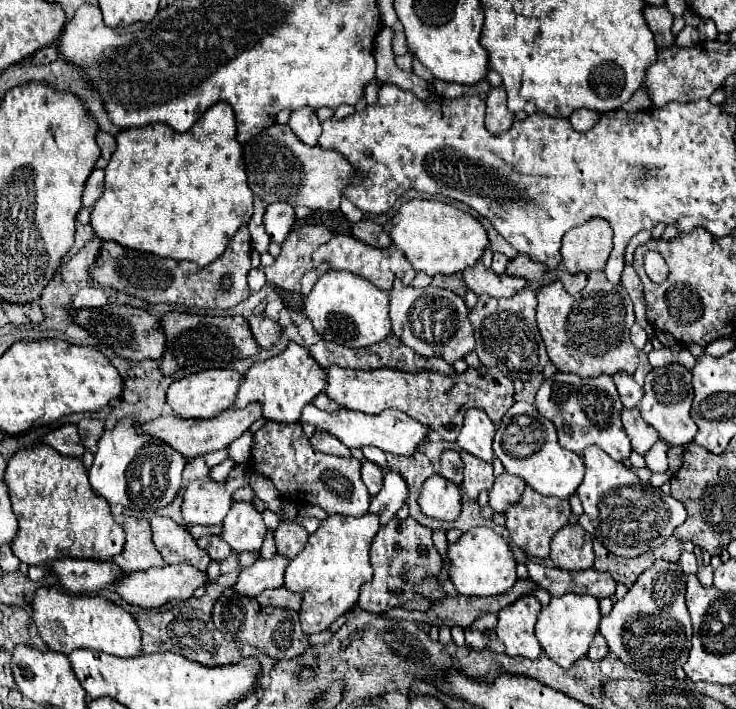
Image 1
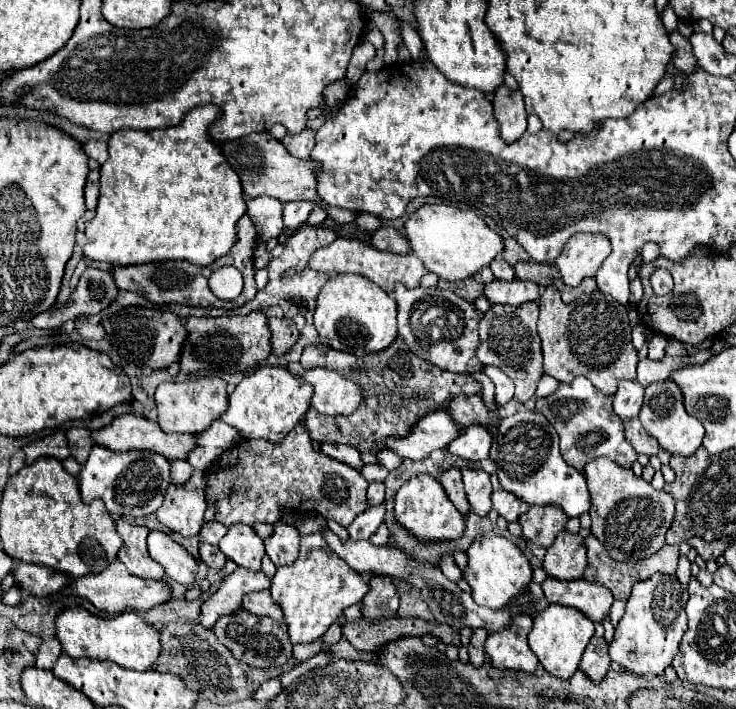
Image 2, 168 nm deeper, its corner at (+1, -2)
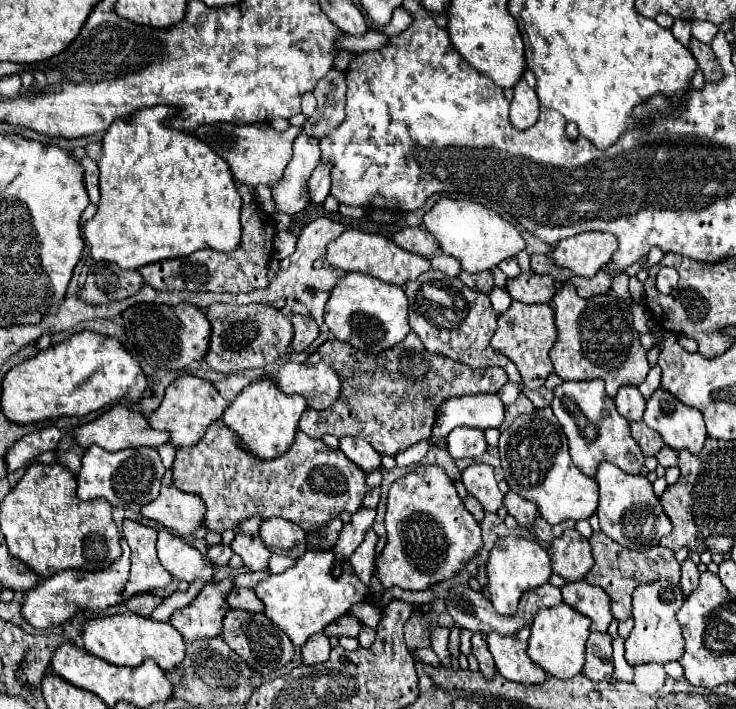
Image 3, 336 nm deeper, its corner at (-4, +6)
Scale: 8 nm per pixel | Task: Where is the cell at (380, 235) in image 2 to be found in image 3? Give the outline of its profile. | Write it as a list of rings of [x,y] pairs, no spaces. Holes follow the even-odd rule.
[[[420,226],[402,228],[400,232],[396,232],[392,236],[392,242],[396,246],[408,250],[408,252],[414,252],[414,254],[420,254],[420,256],[426,256],[426,258],[430,258],[438,248],[438,244],[434,244],[434,236]]]

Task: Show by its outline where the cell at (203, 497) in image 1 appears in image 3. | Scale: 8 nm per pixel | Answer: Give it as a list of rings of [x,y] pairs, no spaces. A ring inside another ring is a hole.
[[[172,484],[162,486],[160,496],[154,502],[142,506],[140,512],[178,536],[190,536],[204,526],[206,504],[202,498],[198,498],[198,494],[182,492]]]

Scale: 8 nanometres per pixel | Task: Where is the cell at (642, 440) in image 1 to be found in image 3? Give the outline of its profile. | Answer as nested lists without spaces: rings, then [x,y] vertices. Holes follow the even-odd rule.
[[[642,420],[640,422],[630,422],[630,428],[632,428],[632,438],[638,442],[644,456],[656,454],[664,446],[664,440],[660,438],[660,434],[656,430],[648,428]]]

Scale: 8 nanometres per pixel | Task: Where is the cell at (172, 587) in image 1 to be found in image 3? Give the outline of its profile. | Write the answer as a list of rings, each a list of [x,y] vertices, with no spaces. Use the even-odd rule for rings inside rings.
[[[123,537],[120,544],[122,555],[106,570],[100,570],[100,572],[64,570],[64,572],[58,572],[58,574],[46,578],[46,580],[40,580],[38,586],[28,590],[28,596],[22,602],[22,616],[34,628],[50,628],[50,626],[58,626],[58,624],[70,620],[78,612],[78,608],[102,610],[102,608],[108,608],[108,606],[122,604],[124,586],[128,582],[131,550]]]

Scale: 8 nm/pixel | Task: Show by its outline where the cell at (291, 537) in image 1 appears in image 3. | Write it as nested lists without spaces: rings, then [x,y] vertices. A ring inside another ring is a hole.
[[[268,518],[260,526],[260,538],[270,552],[300,558],[306,552],[306,532],[292,520]]]

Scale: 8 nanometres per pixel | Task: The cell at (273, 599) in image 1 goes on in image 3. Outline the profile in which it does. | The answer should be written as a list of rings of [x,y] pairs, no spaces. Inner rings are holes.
[[[234,588],[230,598],[228,598],[232,610],[242,608],[248,612],[262,612],[264,610],[264,602],[258,598],[258,594],[252,588]]]

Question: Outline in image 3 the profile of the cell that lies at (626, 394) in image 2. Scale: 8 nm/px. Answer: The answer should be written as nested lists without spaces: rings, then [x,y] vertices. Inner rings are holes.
[[[622,386],[616,394],[616,408],[626,420],[642,420],[644,414],[644,396],[636,386]]]

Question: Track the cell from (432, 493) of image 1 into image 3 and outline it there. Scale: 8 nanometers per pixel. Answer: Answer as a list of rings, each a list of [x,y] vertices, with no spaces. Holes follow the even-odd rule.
[[[418,466],[406,476],[398,478],[388,494],[388,510],[384,522],[388,530],[388,540],[382,554],[376,556],[376,570],[374,570],[374,576],[384,584],[384,588],[400,586],[412,592],[426,590],[436,582],[452,578],[482,546],[480,524],[464,508],[452,480],[440,466]]]

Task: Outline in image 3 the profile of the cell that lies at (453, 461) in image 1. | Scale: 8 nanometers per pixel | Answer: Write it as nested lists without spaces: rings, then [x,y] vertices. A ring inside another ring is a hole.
[[[454,480],[454,486],[456,486],[456,490],[458,490],[458,496],[462,498],[462,502],[464,502],[464,506],[468,508],[468,512],[480,522],[482,520],[482,516],[484,516],[484,512],[482,512],[482,506],[480,506],[480,502],[472,496],[472,494],[468,494],[466,492],[466,488],[464,488],[464,484],[462,484],[462,480]]]

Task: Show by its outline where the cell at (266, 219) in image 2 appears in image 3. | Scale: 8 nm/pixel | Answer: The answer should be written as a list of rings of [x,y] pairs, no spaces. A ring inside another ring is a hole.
[[[300,132],[294,140],[294,156],[286,168],[286,174],[278,186],[272,186],[272,200],[276,212],[298,214],[308,204],[306,182],[312,170],[320,164],[320,139]]]

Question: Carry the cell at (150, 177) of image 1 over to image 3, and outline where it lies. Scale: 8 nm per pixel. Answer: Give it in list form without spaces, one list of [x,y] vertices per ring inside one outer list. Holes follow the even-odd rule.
[[[158,104],[154,108],[148,110],[138,110],[134,114],[130,114],[128,118],[116,118],[116,122],[106,130],[104,140],[102,140],[102,150],[104,156],[98,162],[100,168],[100,204],[98,204],[98,212],[94,214],[92,220],[88,220],[84,224],[84,240],[90,246],[90,256],[94,260],[108,260],[108,262],[116,262],[120,268],[124,270],[136,270],[144,264],[152,264],[158,260],[166,260],[166,258],[180,258],[180,256],[188,256],[196,250],[204,250],[210,248],[214,252],[232,252],[238,242],[240,242],[240,210],[242,210],[242,198],[236,190],[236,182],[234,182],[234,174],[230,172],[230,166],[224,162],[224,158],[220,158],[218,154],[214,154],[214,150],[210,150],[202,140],[198,140],[192,134],[186,134],[182,130],[174,130],[170,128],[166,122],[170,118],[176,118],[180,114],[180,110],[176,106],[166,106],[166,104]]]

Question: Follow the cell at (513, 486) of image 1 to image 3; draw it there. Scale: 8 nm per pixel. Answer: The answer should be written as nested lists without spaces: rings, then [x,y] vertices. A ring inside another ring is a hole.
[[[512,490],[504,496],[504,506],[508,508],[508,514],[514,516],[518,520],[520,526],[530,526],[536,518],[536,504],[530,500],[522,500],[518,494],[514,494]]]

